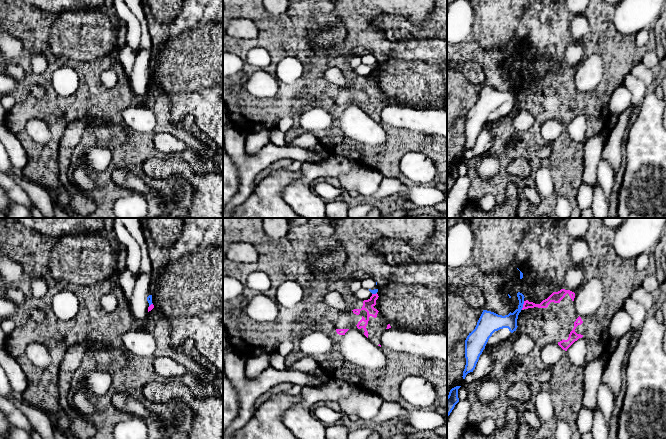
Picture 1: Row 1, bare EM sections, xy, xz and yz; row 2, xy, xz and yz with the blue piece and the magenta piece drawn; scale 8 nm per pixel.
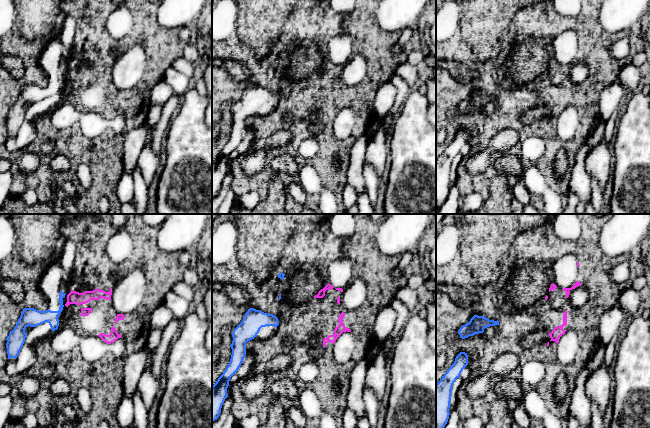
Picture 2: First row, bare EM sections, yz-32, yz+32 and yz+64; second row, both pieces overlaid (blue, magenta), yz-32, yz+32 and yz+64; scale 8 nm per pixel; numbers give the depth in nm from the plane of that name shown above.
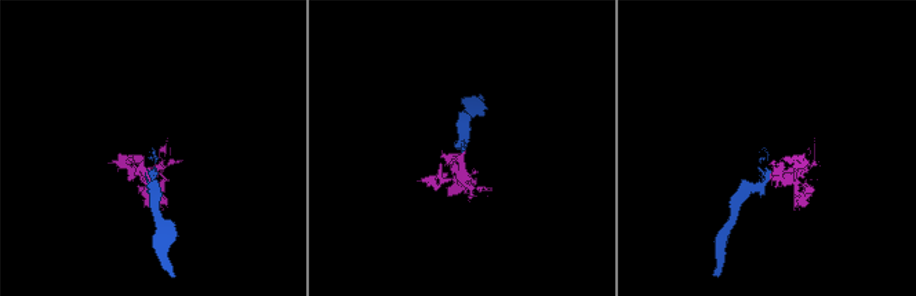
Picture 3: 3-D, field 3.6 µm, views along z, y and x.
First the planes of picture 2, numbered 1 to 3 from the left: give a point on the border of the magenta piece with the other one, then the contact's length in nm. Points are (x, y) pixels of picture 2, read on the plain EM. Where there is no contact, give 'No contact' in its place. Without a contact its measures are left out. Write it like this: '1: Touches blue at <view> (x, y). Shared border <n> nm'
1: No contact
2: No contact
3: No contact

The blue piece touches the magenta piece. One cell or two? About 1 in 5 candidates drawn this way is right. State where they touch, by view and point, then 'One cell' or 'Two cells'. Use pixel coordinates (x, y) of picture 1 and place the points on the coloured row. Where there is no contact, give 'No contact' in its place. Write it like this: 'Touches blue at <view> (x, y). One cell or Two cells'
Touches blue at yz (522, 305). Two cells

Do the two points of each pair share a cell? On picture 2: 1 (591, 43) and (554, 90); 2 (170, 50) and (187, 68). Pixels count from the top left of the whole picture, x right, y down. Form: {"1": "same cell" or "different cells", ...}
{"1": "same cell", "2": "different cells"}

